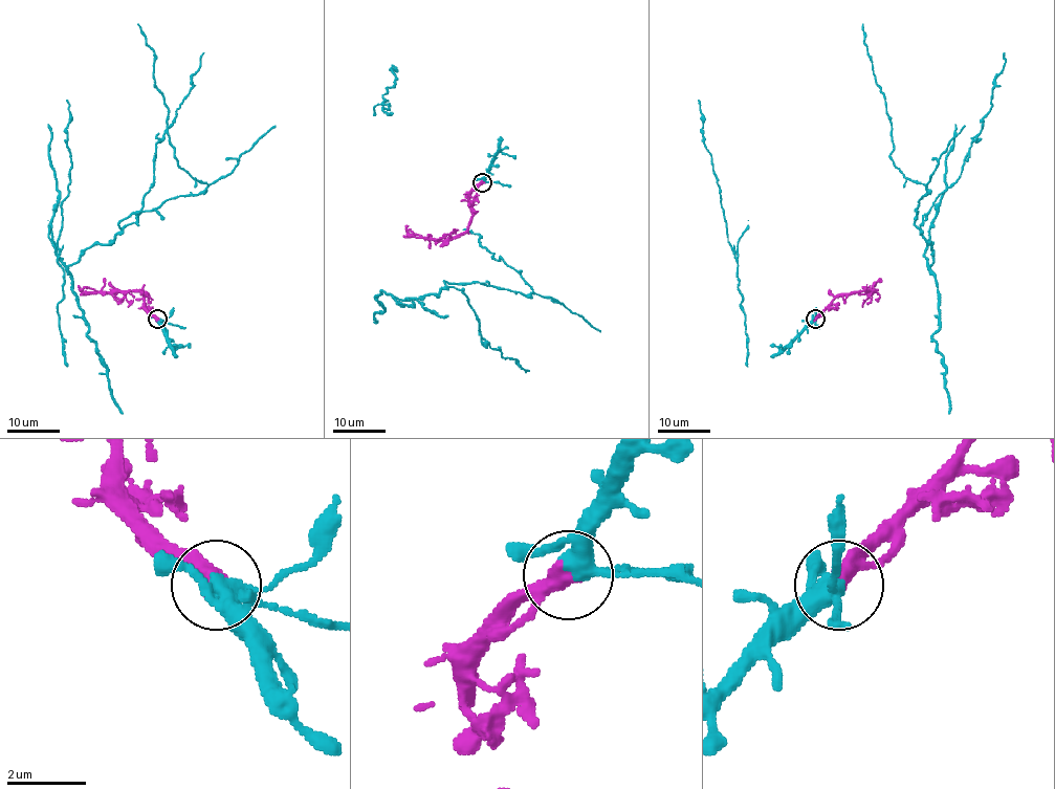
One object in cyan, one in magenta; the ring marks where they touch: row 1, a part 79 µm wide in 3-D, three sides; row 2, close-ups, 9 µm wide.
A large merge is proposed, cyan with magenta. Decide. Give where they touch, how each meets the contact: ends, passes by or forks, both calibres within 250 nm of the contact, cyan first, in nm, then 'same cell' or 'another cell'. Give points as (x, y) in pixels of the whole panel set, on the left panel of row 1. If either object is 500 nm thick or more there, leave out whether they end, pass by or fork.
at (157, 319); cyan forks there; magenta passes by; 320 nm thick on the cyan side, 360 nm on the other; same cell

